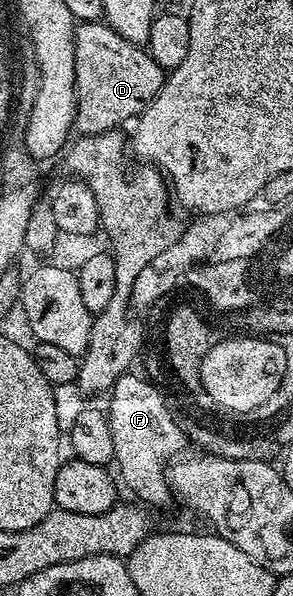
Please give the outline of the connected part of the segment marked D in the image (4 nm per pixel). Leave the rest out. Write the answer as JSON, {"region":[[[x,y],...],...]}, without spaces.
{"region":[[[106,21],[76,25],[74,129],[80,135],[119,130],[122,122],[138,119],[161,92],[164,81],[165,71],[151,59],[146,49],[140,43],[122,38]]]}

